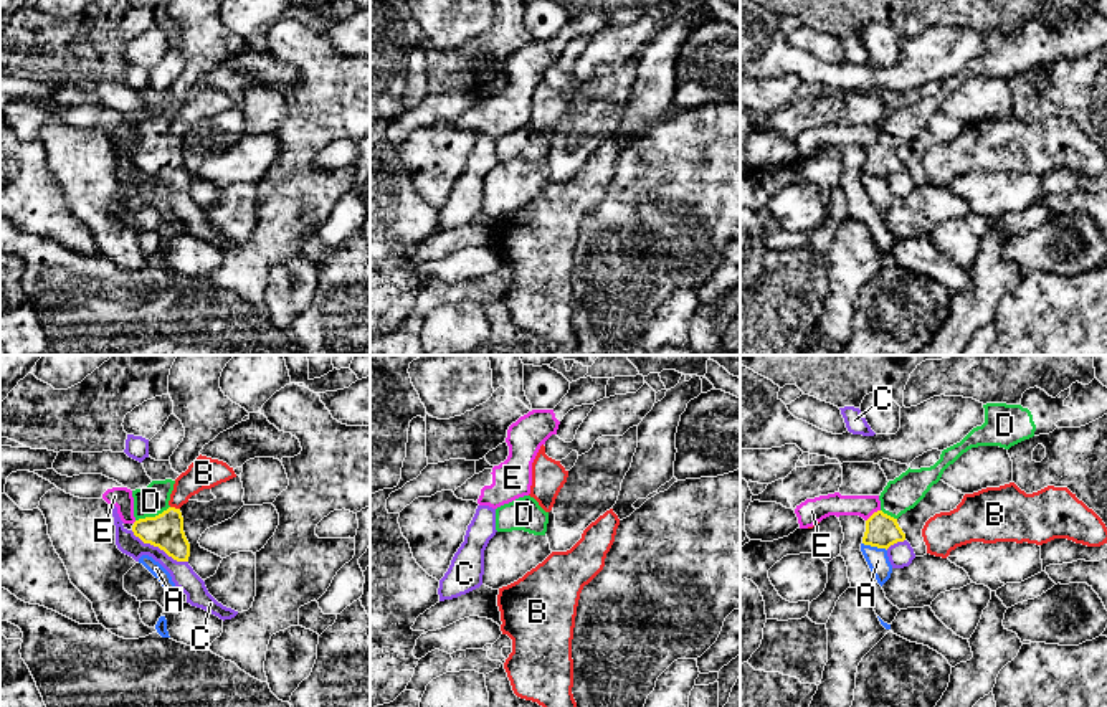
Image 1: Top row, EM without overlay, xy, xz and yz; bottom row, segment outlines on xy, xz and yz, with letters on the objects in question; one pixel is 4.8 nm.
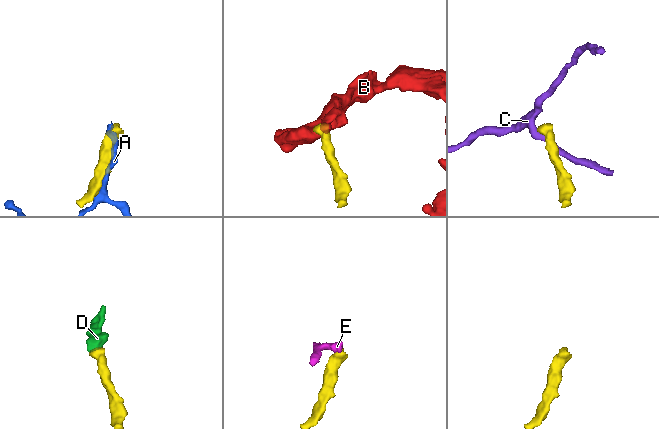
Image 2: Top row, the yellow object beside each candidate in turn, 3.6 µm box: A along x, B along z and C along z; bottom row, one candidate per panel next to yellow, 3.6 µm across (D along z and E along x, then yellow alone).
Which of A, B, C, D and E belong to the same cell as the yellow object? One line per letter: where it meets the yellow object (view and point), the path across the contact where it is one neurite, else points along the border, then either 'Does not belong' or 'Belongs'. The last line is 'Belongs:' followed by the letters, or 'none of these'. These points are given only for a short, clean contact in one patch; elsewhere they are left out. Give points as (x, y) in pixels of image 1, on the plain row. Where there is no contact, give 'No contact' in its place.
A: Touches yellow at yz (874, 175). Does not belong
B: Touches yellow at xy (174, 137). Boundary: xy (171, 136), (179, 139). Does not belong
C: Touches yellow at xy (159, 177). Does not belong
D: Touches yellow at xy (152, 147). Path across: xy (166, 161), (152, 147), (151, 131). Belongs
E: Touches yellow at yz (873, 144). Boundary: yz (879, 139), (866, 151). Does not belong
Belongs: D

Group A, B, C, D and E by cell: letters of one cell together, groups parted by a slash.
A E / B / C / D

